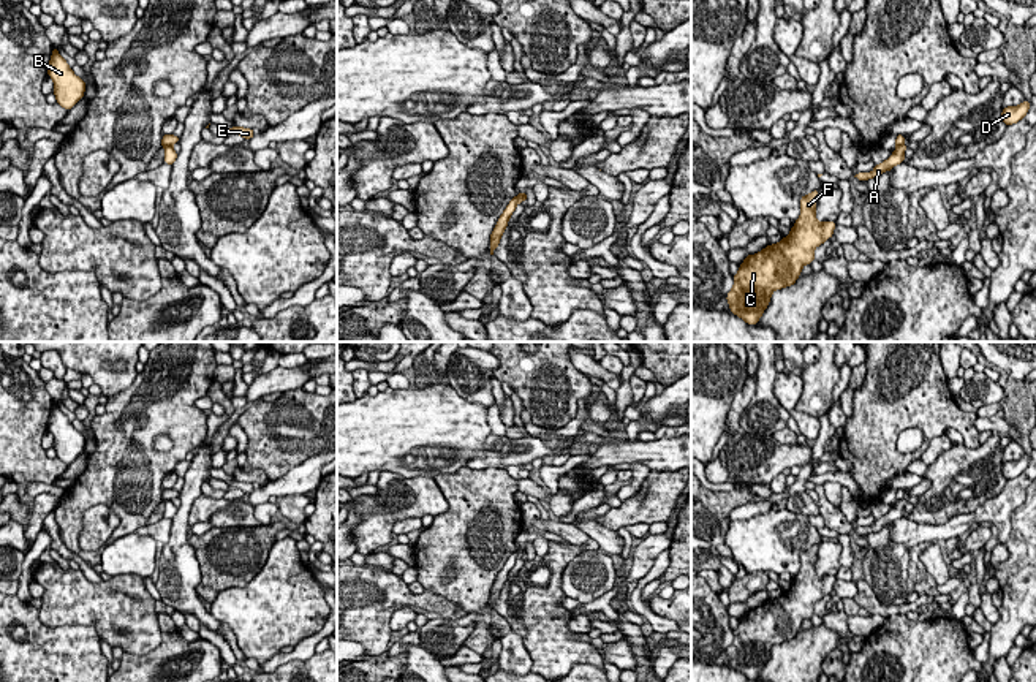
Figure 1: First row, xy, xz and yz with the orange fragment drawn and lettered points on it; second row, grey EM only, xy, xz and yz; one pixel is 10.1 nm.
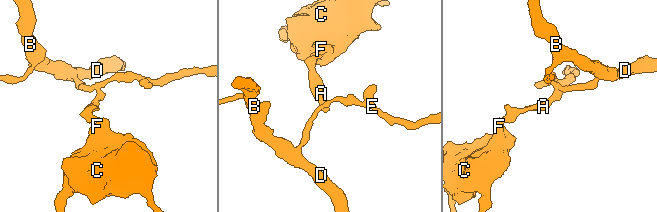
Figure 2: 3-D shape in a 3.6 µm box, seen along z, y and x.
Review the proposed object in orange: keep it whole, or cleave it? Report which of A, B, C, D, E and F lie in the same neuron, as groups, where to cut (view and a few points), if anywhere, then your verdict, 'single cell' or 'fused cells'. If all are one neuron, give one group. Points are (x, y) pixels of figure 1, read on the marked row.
groups A C F / B D E; cut xy (171, 144), (163, 146); fused cells

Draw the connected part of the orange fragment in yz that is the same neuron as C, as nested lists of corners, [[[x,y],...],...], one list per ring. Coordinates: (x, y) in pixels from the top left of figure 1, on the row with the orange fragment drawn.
[[[819,190],[800,198],[800,217],[788,237],[748,255],[734,275],[734,286],[726,299],[731,313],[747,324],[758,324],[775,290],[791,286],[805,264],[815,260],[815,248],[834,236],[835,222],[816,220]]]

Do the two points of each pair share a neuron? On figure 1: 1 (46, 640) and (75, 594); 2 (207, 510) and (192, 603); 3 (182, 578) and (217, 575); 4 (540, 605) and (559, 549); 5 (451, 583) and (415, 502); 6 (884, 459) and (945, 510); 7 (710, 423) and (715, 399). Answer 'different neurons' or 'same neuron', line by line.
1: different neurons
2: different neurons
3: different neurons
4: same neuron
5: different neurons
6: different neurons
7: same neuron

